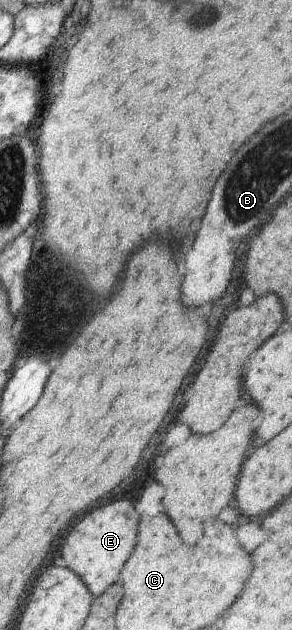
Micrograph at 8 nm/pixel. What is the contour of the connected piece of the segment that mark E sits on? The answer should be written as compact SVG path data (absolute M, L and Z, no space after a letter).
M122 498L94 509L70 527L60 549L66 567L81 577L94 597L102 595L111 585L118 583L122 568L134 551L140 519L134 503L130 499Z

